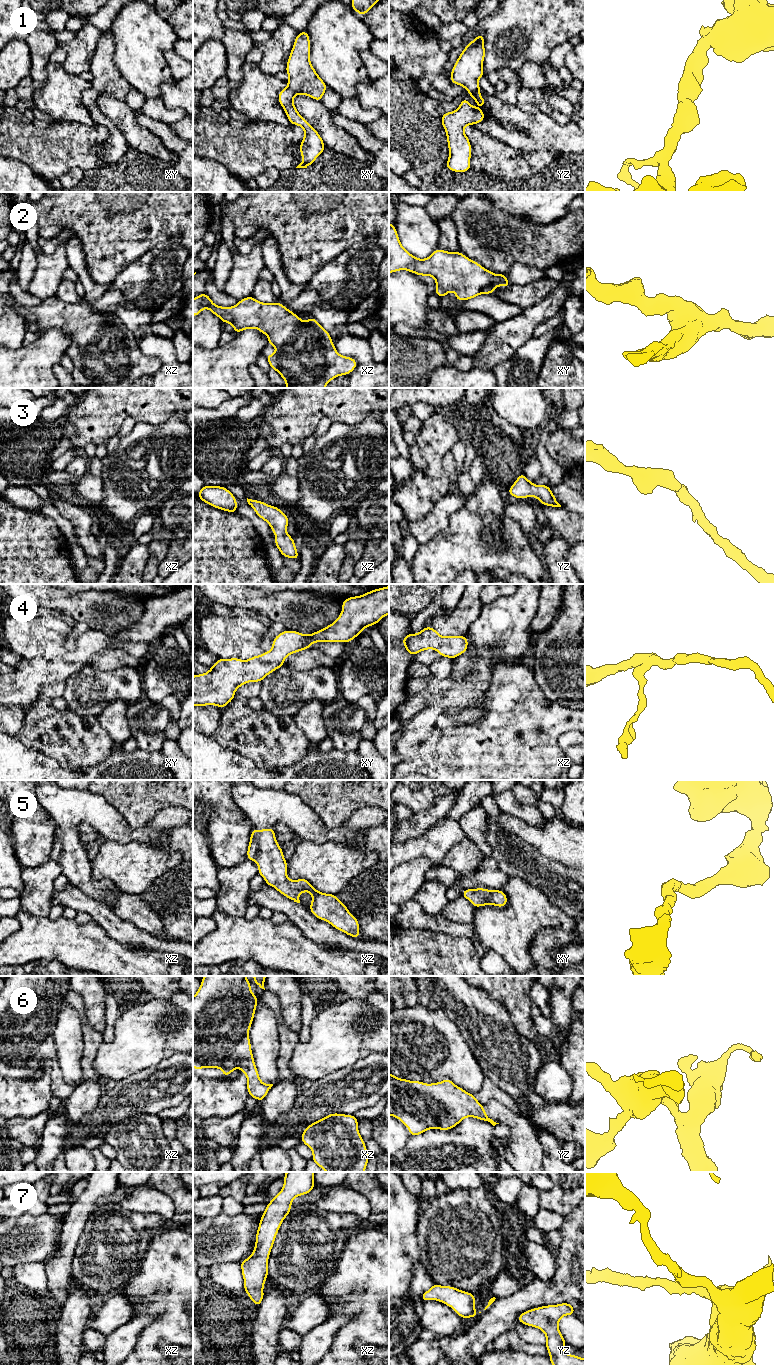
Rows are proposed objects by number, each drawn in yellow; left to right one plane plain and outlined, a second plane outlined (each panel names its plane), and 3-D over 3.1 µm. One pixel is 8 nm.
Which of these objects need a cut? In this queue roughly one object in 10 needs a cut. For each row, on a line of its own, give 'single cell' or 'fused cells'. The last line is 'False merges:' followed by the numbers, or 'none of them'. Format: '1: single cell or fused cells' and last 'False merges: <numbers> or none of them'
1: single cell
2: single cell
3: single cell
4: single cell
5: single cell
6: single cell
7: single cell
False merges: none of them

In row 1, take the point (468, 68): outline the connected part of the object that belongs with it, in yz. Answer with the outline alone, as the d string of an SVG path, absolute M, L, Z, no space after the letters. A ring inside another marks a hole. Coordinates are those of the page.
M480 34L464 48L450 74L450 81L464 87L480 106L486 106L478 84L478 79L484 76L484 58L484 35Z

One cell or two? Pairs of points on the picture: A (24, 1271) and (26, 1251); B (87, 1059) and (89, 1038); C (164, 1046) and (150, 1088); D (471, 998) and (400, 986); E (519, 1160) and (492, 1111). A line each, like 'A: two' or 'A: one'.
A: two
B: one
C: two
D: two
E: one

